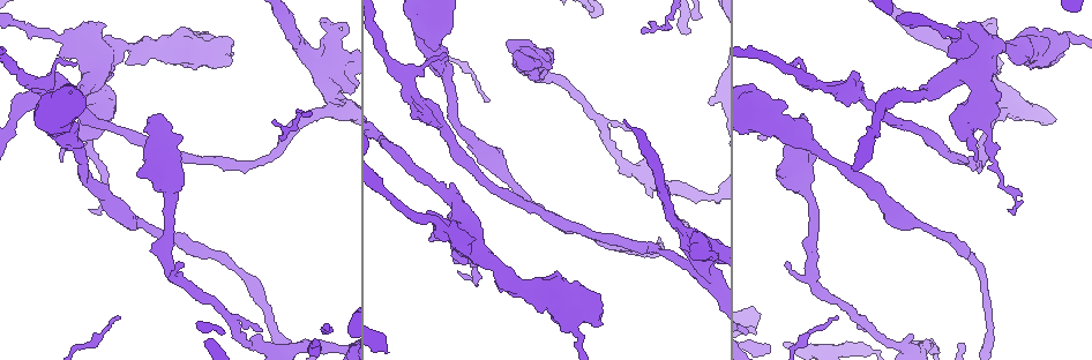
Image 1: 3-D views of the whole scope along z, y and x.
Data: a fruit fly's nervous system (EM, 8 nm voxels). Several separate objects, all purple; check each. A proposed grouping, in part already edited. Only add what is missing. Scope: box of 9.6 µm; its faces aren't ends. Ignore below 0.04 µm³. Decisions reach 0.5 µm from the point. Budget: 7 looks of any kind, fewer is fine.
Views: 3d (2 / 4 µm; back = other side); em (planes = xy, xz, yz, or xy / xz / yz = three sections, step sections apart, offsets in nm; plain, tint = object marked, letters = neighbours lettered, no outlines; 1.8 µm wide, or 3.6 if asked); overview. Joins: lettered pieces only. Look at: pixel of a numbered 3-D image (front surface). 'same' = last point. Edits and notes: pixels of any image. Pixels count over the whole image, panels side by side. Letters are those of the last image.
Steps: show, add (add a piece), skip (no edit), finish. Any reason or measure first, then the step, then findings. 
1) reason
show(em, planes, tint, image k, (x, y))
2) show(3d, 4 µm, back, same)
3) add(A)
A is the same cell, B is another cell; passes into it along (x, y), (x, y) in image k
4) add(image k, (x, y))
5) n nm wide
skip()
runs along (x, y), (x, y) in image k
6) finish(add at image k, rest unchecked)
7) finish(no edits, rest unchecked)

branch stops here
show(3d, 4 µm, image 1, (788, 265))

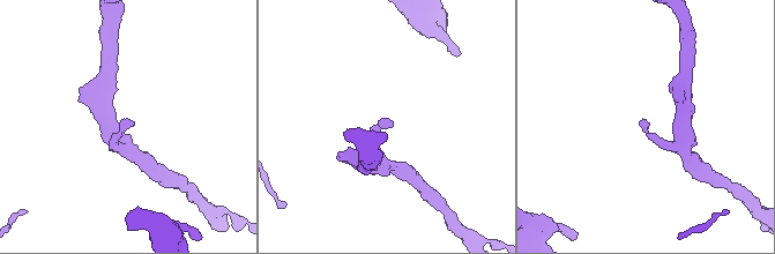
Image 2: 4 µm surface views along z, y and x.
show(em, 3.6 µm, planes, letters, image 2, (649, 124))

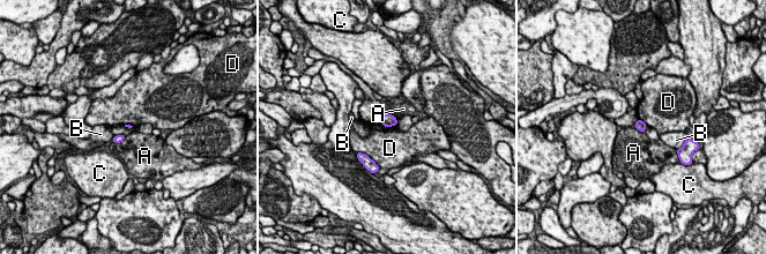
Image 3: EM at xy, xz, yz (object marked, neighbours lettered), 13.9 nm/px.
skip()
A, B, C and D are other cells; border along (357, 151), (366, 154), (377, 164) in image 3; no lettered piece goes on from it

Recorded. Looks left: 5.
thick end
show(3d, 2 µm, image 1, (995, 20))

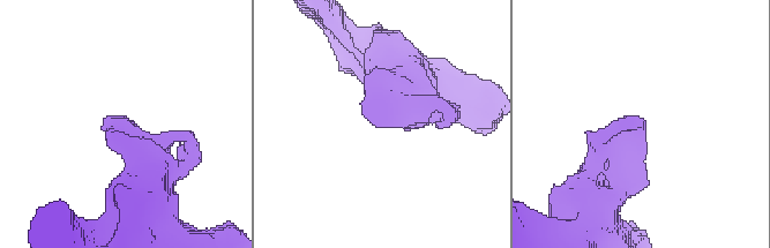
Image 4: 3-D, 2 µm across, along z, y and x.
shape alone is not enough
show(em, xy, step 4, tint, image 4, (363, 114))

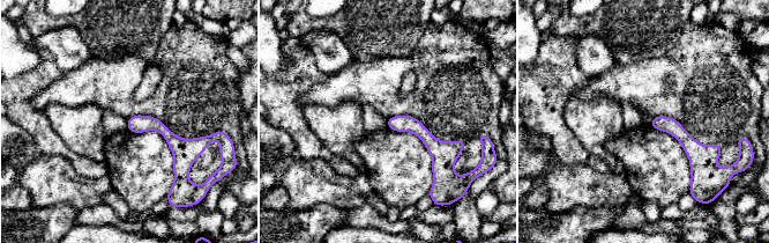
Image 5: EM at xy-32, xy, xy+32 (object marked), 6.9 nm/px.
show(em, planes, letters, same)

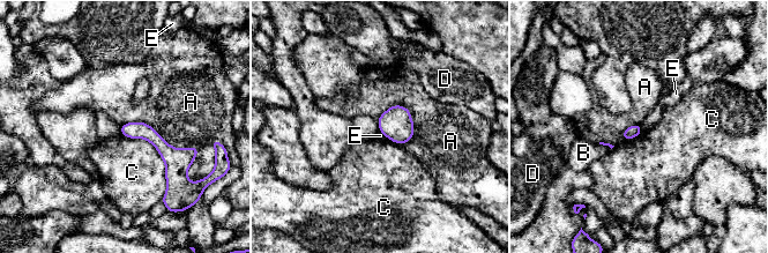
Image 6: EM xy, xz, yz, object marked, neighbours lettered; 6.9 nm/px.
skip()
A, B, C, D and E are other cells; border along (640, 125), (642, 131) in image 6; no lettered piece goes on from it

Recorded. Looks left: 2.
show(em, planes, letters, image 1, (975, 161))

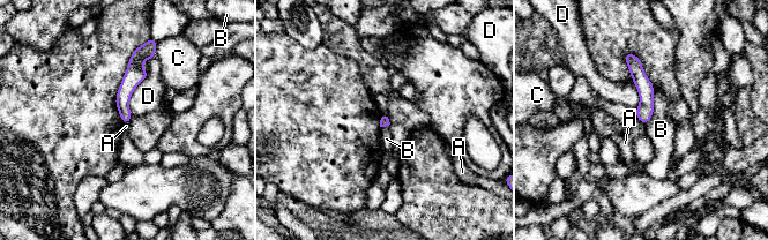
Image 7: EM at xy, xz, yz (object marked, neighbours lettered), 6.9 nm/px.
skip()
A, B, C and D are other cells; runs along (139, 52), (124, 94), (126, 120) in image 7; none of them fits

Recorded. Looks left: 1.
finish(no edits, rest unchecked)

